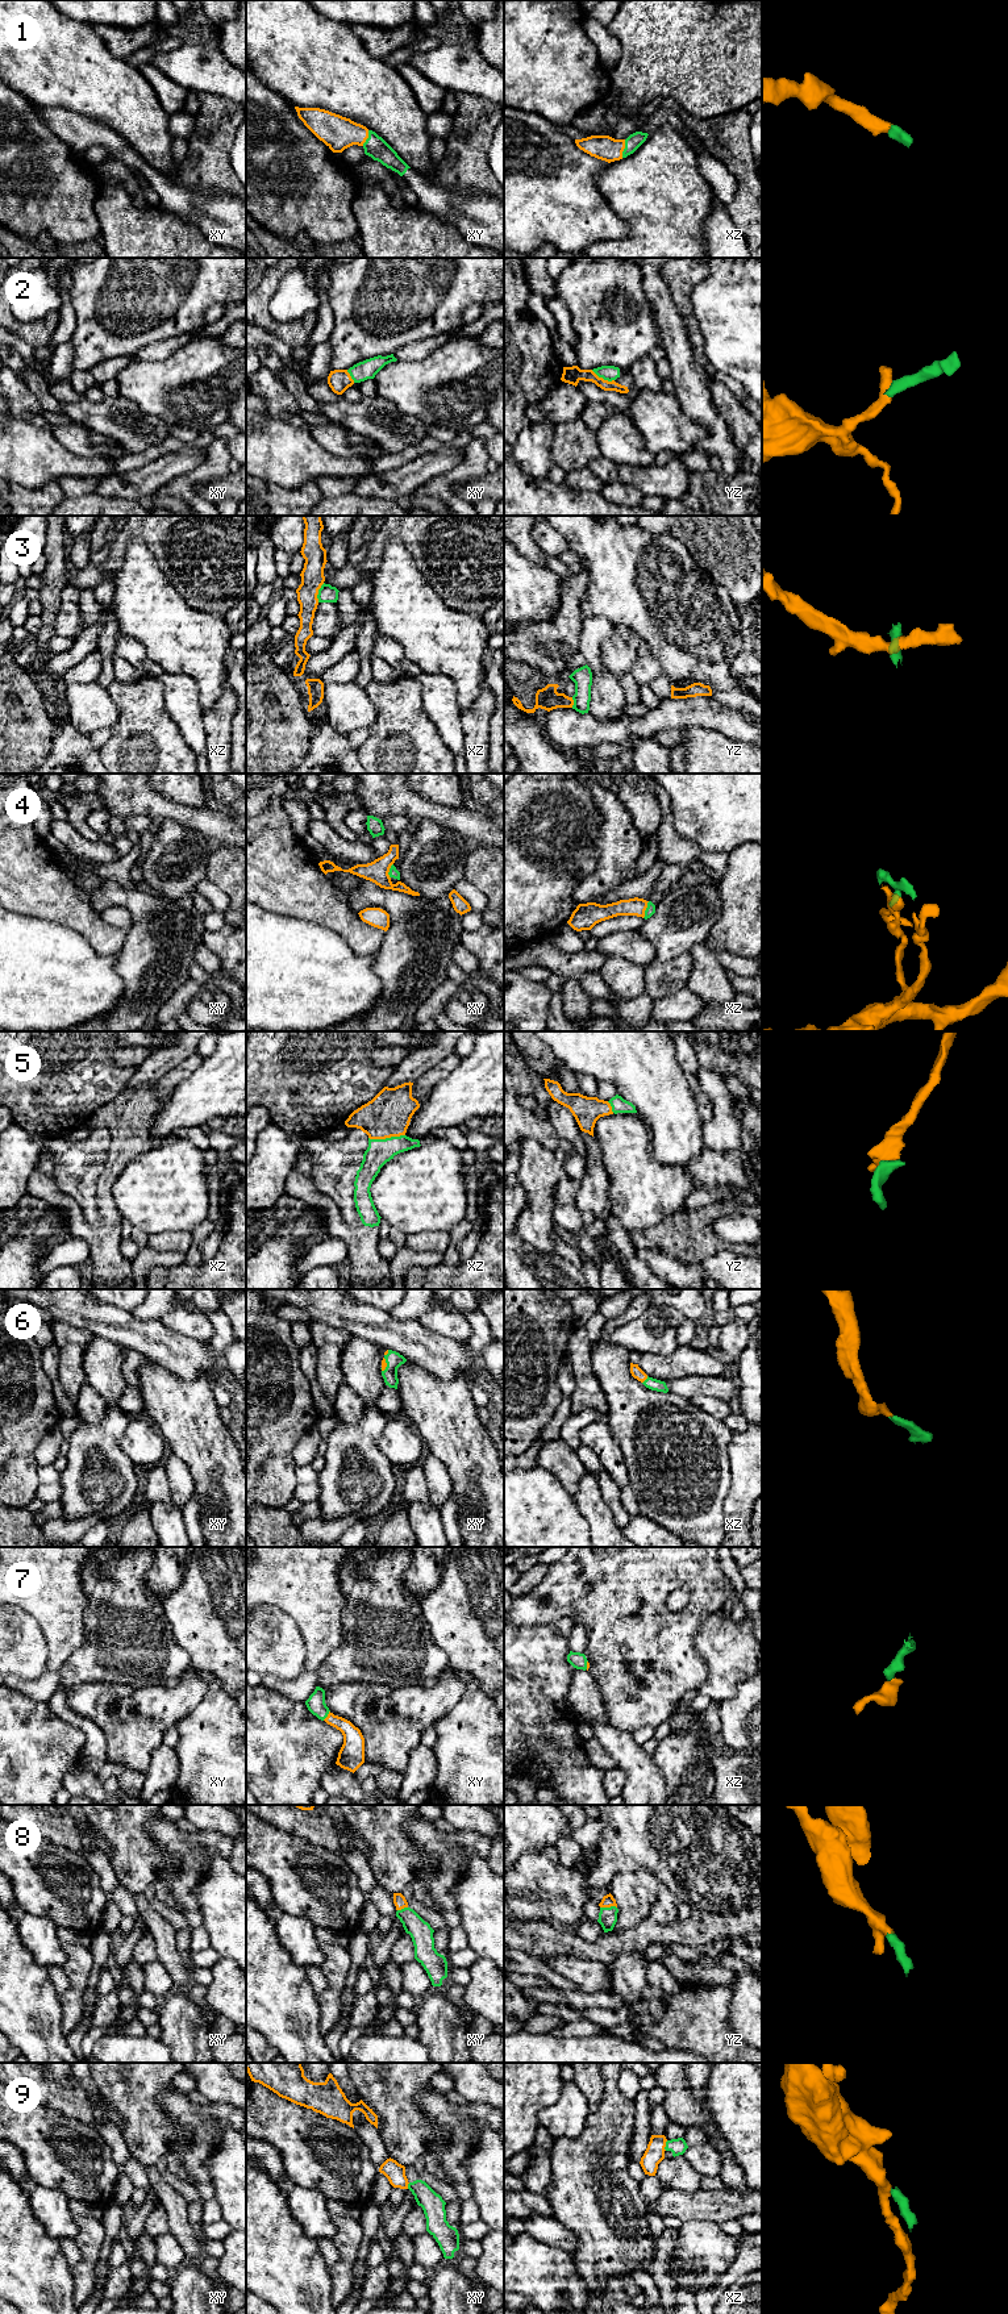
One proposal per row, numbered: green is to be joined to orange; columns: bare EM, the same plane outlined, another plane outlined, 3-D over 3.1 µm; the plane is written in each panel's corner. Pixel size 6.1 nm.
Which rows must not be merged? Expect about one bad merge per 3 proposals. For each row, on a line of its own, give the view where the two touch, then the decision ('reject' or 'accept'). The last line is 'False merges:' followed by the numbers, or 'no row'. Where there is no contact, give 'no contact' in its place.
1: meets orange in xz; accept
2: meets orange in yz; reject
3: meets orange in xz; reject
4: meets orange in xz; reject
5: meets orange in xz; accept
6: meets orange in xz; accept
7: meets orange in xy; accept
8: meets orange in yz; accept
9: meets orange in xz; reject
False merges: 2, 3, 4, 9

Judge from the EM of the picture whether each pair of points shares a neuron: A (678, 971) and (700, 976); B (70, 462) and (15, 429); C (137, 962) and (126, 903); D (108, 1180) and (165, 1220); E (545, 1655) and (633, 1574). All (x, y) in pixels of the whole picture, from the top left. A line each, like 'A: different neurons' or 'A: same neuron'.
A: different neurons
B: same neuron
C: same neuron
D: different neurons
E: different neurons

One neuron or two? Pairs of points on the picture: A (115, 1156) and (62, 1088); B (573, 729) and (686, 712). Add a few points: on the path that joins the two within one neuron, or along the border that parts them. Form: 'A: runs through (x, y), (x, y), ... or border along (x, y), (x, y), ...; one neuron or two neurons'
A: border along (112, 1101), (100, 1107), (86, 1122); two neurons
B: runs through (600, 730), (642, 728), (658, 718); one neuron

